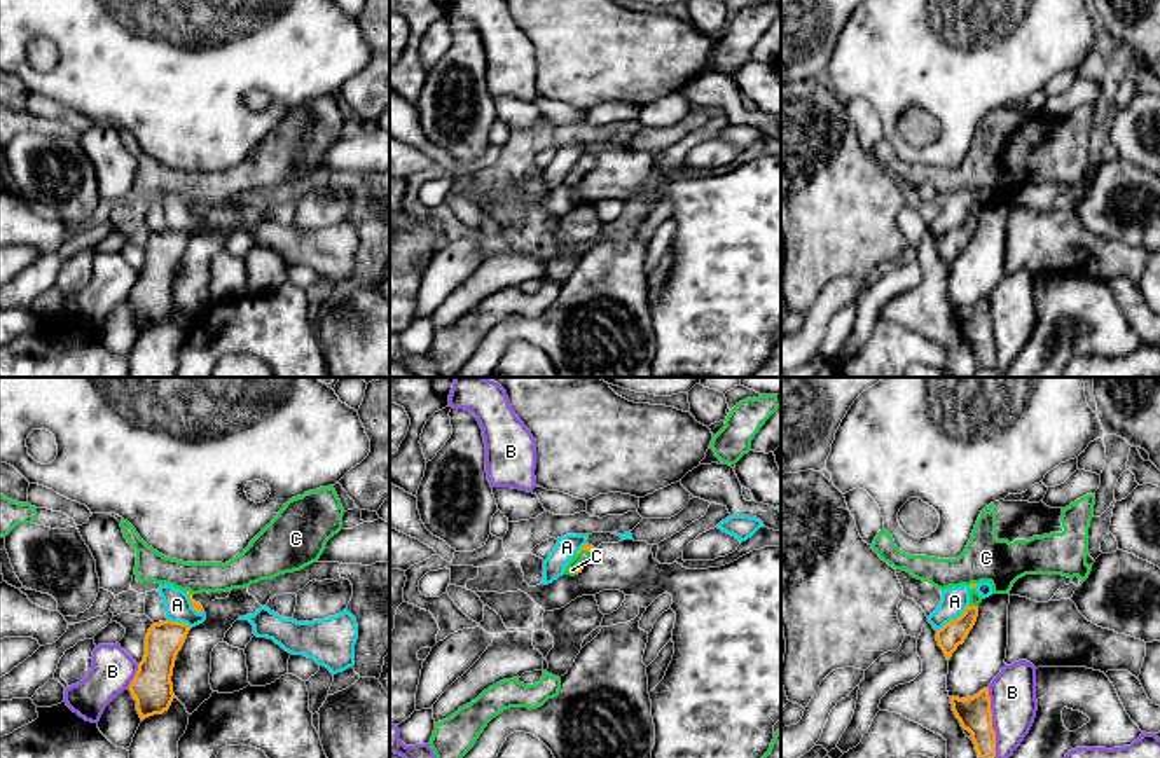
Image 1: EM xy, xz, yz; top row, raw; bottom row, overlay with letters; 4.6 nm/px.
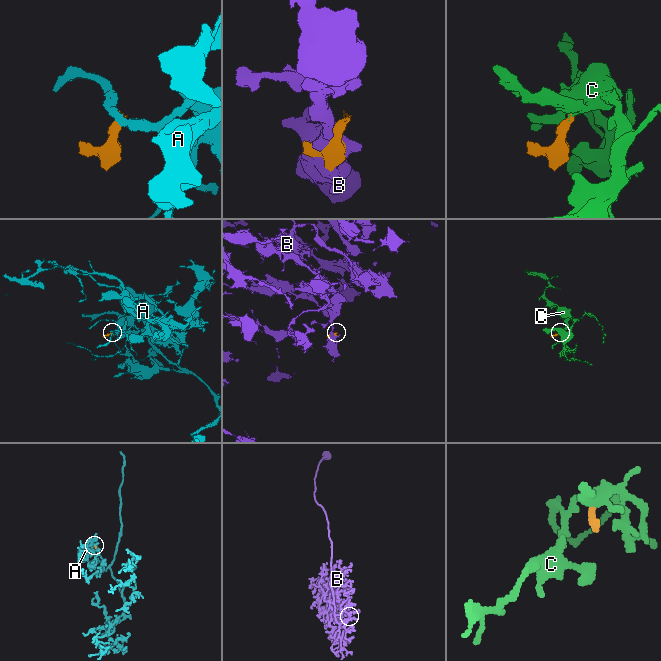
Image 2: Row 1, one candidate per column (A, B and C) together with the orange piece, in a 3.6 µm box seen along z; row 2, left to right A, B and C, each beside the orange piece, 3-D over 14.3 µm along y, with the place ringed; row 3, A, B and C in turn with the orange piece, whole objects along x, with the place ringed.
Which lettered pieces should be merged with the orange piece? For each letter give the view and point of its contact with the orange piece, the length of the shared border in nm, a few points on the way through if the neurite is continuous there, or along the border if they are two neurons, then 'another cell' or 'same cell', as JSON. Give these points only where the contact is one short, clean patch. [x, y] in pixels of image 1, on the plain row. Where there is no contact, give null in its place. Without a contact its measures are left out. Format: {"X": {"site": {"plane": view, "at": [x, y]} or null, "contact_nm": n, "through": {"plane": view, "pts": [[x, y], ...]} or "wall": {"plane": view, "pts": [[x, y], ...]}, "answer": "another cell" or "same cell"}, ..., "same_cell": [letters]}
{"A": {"site": {"plane": "yz", "at": [956, 227]}, "contact_nm": 200, "wall": {"plane": "yz", "pts": [[968, 212], [958, 226], [937, 240]]}, "answer": "another cell"}, "B": {"site": {"plane": "yz", "at": [991, 332]}, "contact_nm": 320, "answer": "another cell"}, "C": {"site": {"plane": "xz", "at": [579, 177]}, "contact_nm": 70, "through": {"plane": "xz", "pts": [[580, 175], [579, 177], [584, 165]]}, "answer": "same cell"}, "same_cell": ["C"]}

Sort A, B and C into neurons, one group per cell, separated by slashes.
A / B / C

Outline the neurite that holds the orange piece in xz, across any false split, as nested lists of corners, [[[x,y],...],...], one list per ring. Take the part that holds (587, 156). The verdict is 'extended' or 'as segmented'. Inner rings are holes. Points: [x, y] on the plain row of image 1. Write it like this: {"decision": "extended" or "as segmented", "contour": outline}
{"decision": "extended", "contour": [[[585,152],[585,154],[577,161],[577,164],[566,173],[564,182],[566,182],[566,183],[571,183],[571,185],[582,182],[585,171],[590,168],[590,164],[594,162],[594,159],[596,159],[596,157],[594,157],[592,154]]]}

